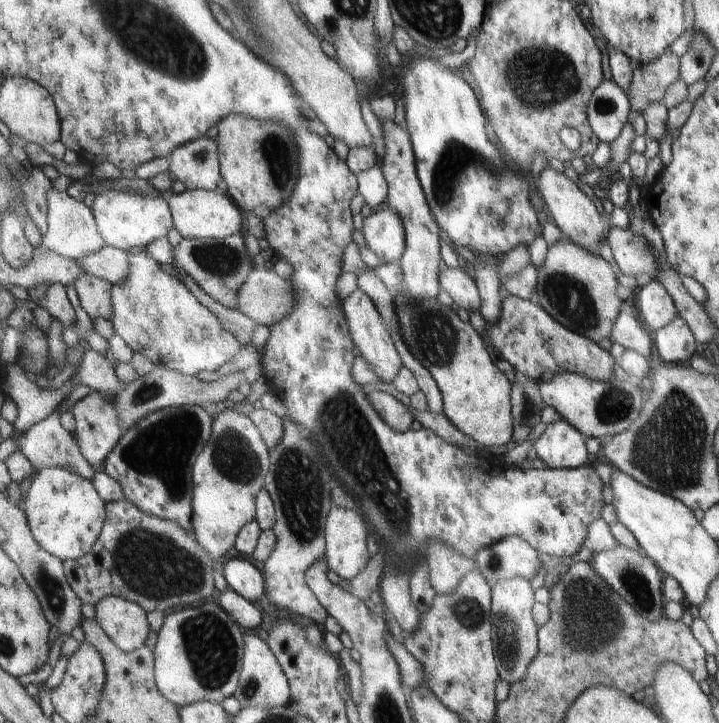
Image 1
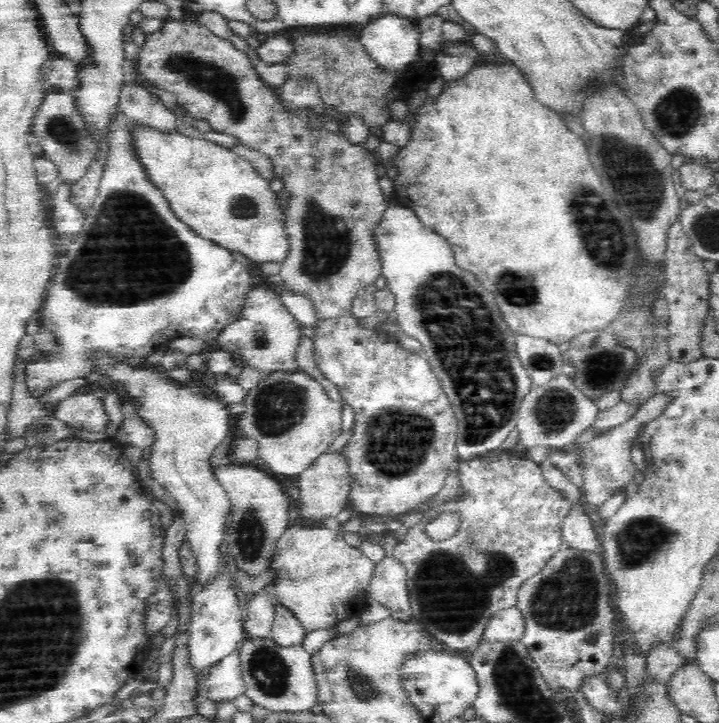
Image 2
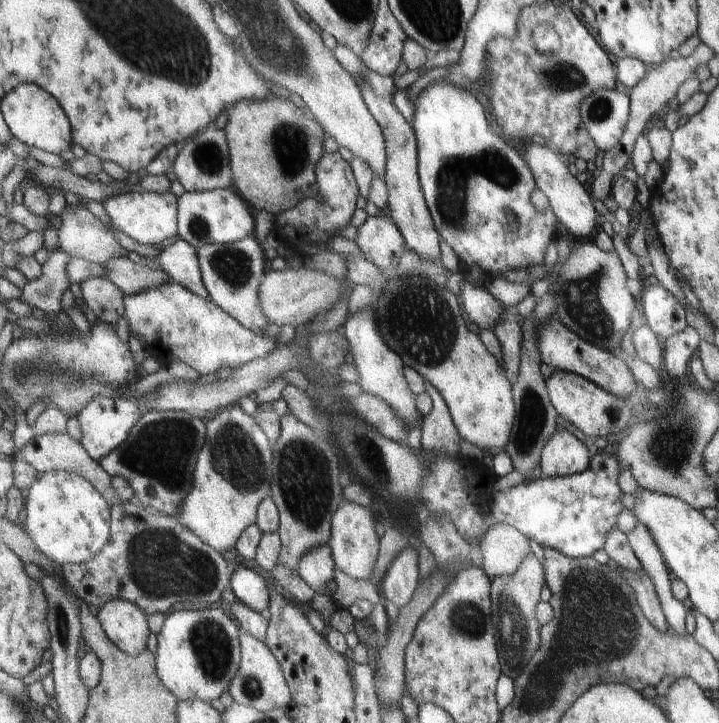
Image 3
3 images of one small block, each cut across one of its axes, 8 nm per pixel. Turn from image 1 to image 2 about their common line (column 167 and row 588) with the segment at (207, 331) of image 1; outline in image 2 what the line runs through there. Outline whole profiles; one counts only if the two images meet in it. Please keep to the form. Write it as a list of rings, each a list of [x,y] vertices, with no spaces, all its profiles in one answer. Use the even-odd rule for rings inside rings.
[[[295,514],[292,521],[275,542],[274,552],[270,554],[270,562],[266,568],[274,568],[276,579],[272,580],[274,589],[272,596],[275,602],[289,608],[302,623],[306,633],[319,629],[334,629],[343,620],[355,615],[360,616],[365,607],[367,586],[374,572],[375,562],[369,559],[359,548],[349,546],[342,537],[341,531],[325,528],[320,522],[307,522]]]

